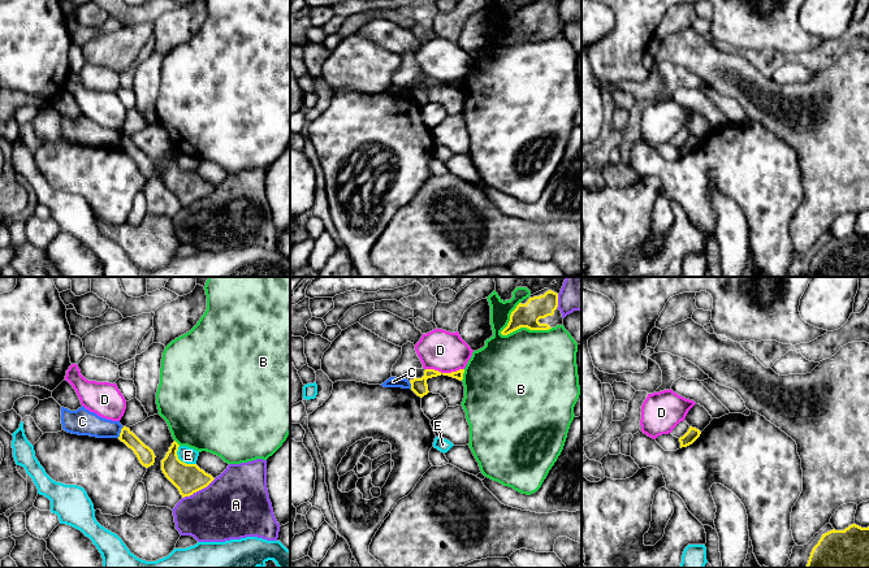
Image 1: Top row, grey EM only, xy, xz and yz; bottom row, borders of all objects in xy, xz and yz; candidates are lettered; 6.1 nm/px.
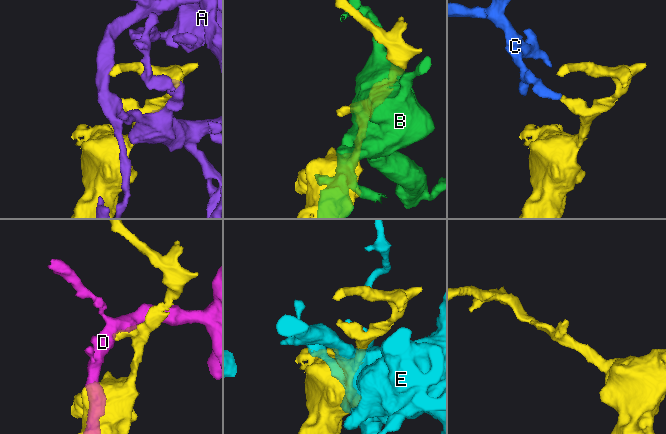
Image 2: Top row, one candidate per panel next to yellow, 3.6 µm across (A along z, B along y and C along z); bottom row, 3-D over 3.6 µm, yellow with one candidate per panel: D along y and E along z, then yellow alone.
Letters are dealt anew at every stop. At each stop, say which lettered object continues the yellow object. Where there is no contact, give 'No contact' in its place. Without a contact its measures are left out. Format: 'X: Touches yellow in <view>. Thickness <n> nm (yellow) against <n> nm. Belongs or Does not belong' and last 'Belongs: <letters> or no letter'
A: Touches yellow in xy. Thickness 190 nm (yellow) against 420 nm. Does not belong
B: Touches yellow in xz. Thickness 150 nm (yellow) against 460 nm. Does not belong
C: Touches yellow in xy. Thickness 110 nm (yellow) against 160 nm. Does not belong
D: Touches yellow in xz. Thickness 100 nm (yellow) against 260 nm. Does not belong
E: Touches yellow in xy. Thickness 190 nm (yellow) against 100 nm. Does not belong
Belongs: no letter

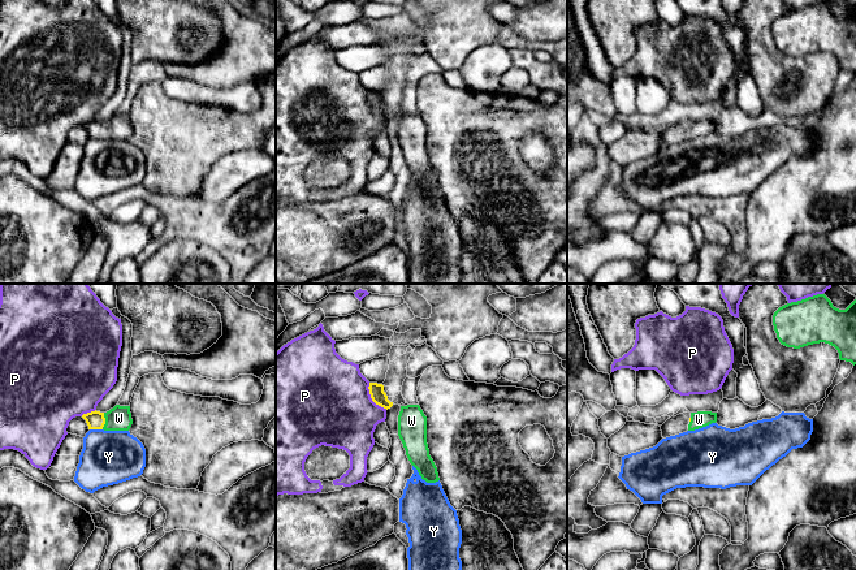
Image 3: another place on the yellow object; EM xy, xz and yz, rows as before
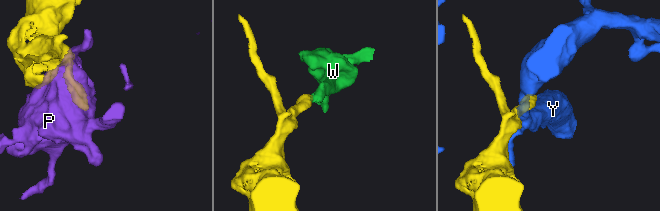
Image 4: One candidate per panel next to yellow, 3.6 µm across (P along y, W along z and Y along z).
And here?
P: Touches yellow in xz. Thickness 90 nm (yellow) against 480 nm. Does not belong
W: Touches yellow in xy. Thickness 110 nm (yellow) against 150 nm. Belongs
Y: Touches yellow in xy. Thickness 110 nm (yellow) against 340 nm. Does not belong
Belongs: W

